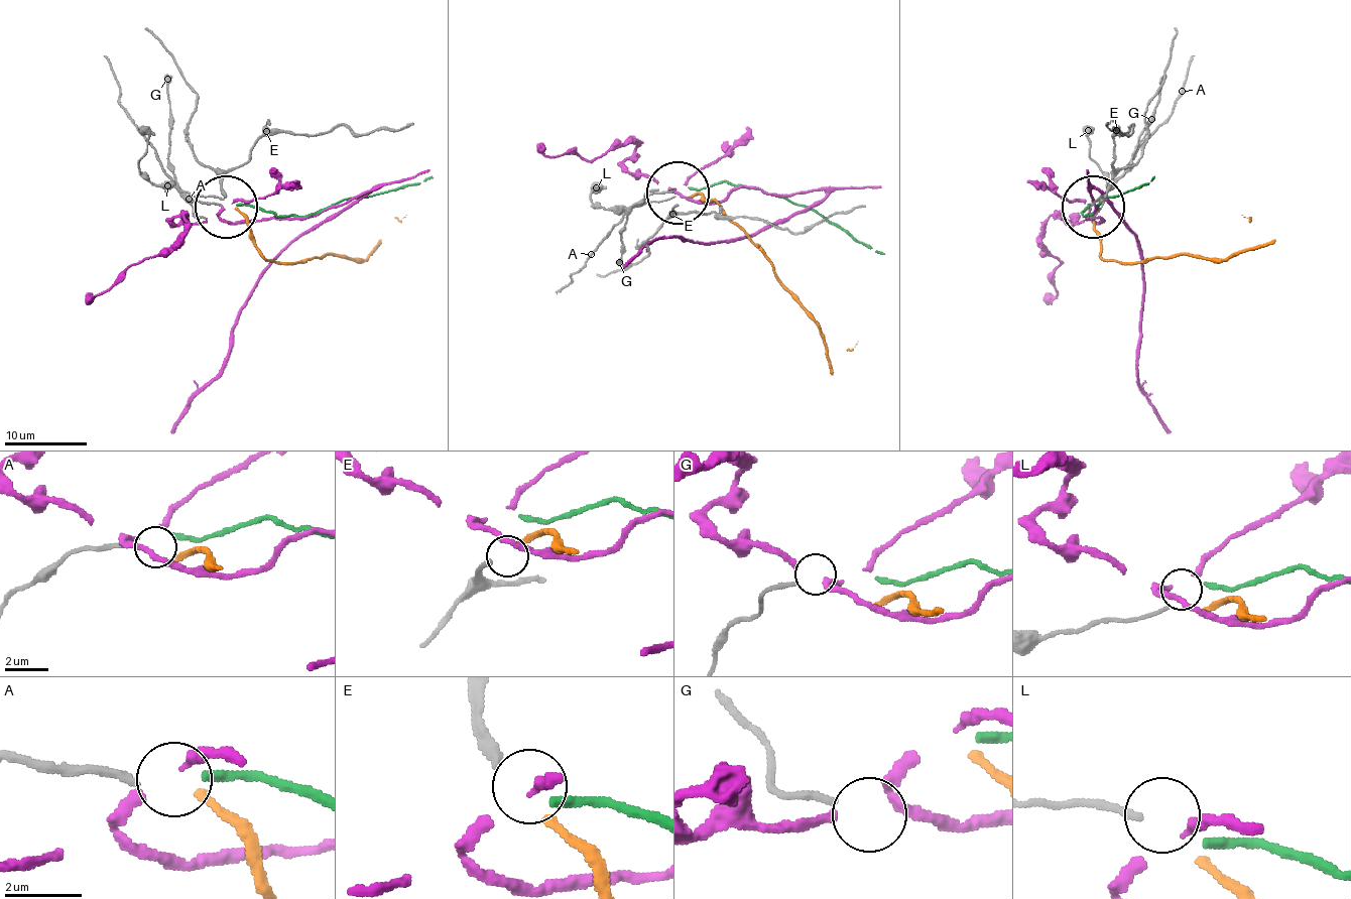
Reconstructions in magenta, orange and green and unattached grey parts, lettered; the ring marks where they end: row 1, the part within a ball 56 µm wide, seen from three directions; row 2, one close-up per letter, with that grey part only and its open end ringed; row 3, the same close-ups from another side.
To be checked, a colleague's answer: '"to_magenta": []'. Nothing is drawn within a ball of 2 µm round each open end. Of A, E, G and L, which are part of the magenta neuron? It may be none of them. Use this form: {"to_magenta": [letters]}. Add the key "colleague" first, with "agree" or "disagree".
{"colleague": "agree", "to_magenta": []}

